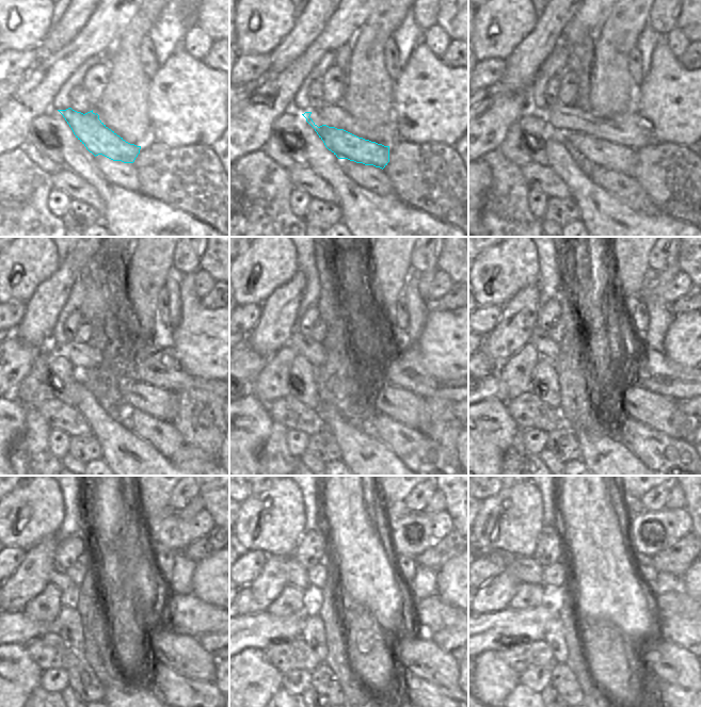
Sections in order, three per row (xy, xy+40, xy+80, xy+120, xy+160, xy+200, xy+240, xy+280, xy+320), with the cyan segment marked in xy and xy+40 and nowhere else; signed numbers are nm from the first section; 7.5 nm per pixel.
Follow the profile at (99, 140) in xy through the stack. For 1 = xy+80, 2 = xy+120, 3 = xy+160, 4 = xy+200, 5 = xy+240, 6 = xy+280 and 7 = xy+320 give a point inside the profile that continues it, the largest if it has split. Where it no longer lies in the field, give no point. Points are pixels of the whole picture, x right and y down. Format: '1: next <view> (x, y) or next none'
1: next xy+80 (602, 153)
2: next xy+120 (159, 403)
3: next xy+160 (404, 406)
4: next xy+200 (638, 403)
5: next xy+240 (184, 654)
6: next xy+280 (417, 654)
7: next xy+320 (666, 661)

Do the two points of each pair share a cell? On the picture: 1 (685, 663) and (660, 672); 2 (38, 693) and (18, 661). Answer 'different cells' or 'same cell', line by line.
1: same cell
2: different cells

